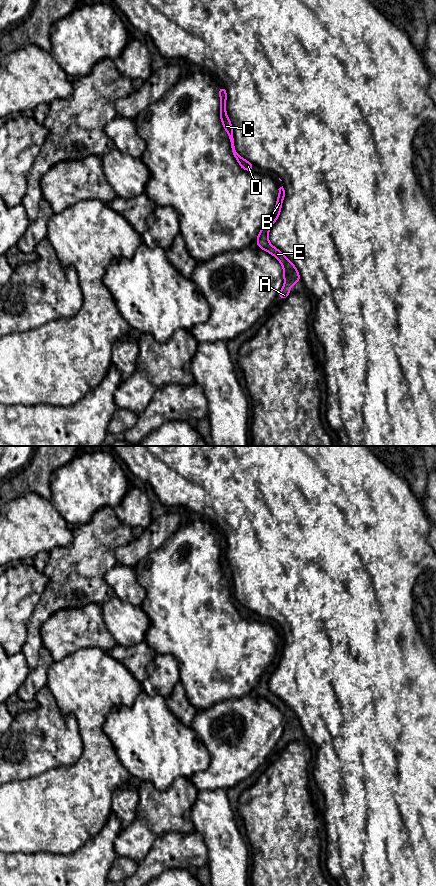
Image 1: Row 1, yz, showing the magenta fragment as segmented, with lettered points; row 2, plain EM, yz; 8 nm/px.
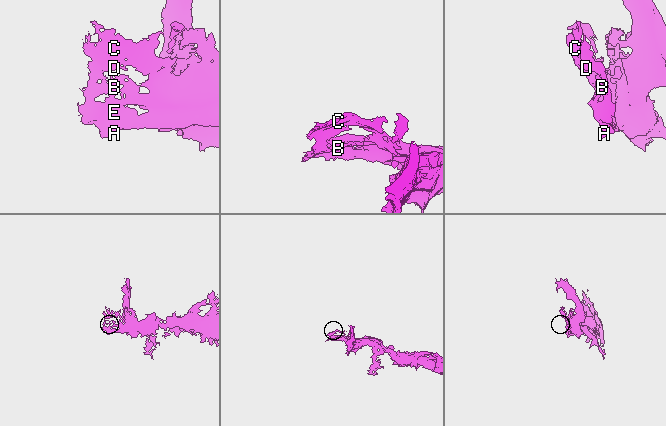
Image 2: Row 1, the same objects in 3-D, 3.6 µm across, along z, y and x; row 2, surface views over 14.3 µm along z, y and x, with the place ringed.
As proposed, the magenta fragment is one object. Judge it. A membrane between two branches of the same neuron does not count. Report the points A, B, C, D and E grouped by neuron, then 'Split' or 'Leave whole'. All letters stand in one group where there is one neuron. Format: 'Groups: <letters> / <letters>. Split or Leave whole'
Groups: A B C D E. Leave whole

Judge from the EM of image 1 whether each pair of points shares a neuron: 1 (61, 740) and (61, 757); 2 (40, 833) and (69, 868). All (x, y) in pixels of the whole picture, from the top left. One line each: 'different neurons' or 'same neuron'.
1: same neuron
2: different neurons

